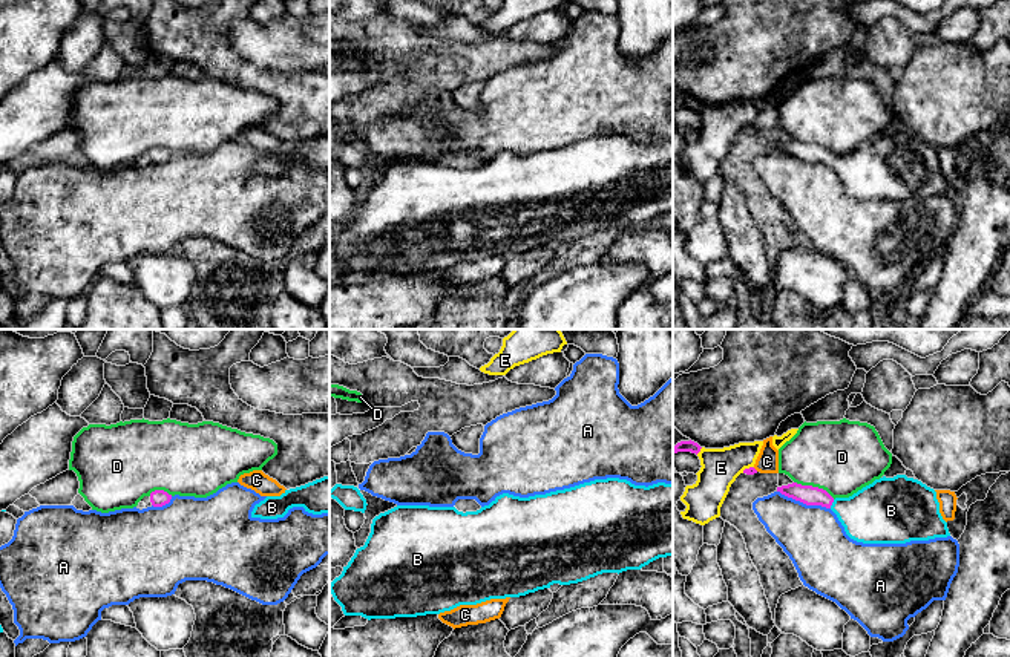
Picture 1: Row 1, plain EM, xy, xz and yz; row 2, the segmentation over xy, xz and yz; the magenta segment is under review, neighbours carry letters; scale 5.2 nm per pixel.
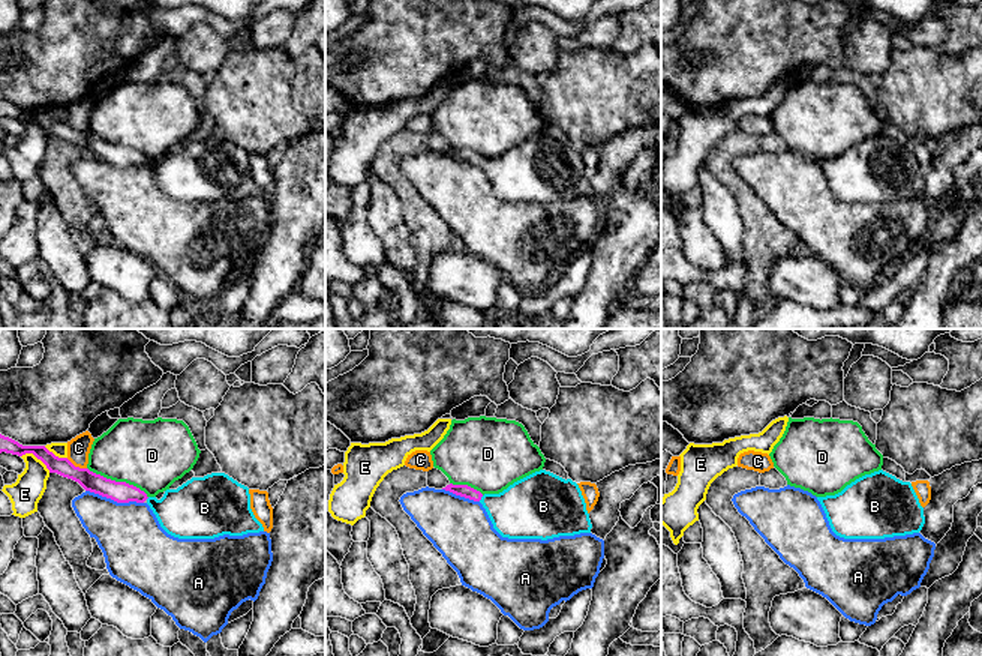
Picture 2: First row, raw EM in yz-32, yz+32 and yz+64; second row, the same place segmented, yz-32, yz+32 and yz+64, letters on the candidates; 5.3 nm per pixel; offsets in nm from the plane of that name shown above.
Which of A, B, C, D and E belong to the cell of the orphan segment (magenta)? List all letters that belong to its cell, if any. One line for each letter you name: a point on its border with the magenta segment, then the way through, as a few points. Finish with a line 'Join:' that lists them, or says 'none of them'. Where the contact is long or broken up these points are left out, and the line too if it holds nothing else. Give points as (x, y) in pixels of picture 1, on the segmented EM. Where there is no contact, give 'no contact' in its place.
B: contact yz (831, 504); way yz (808, 495), (820, 496), (831, 504), (855, 513), (877, 513)
Join: B

